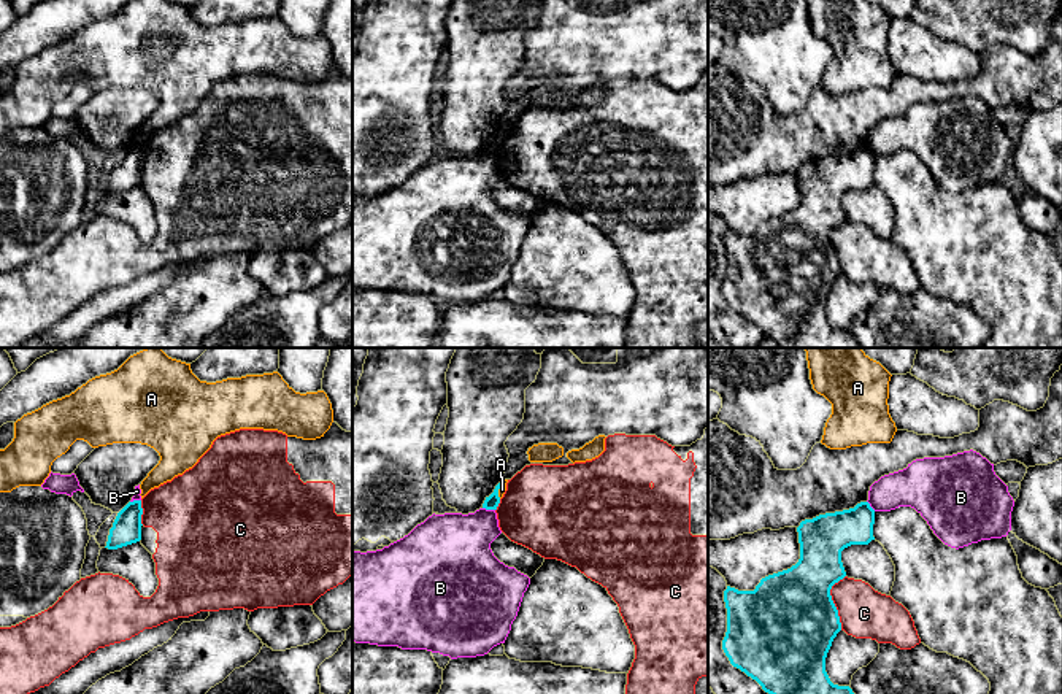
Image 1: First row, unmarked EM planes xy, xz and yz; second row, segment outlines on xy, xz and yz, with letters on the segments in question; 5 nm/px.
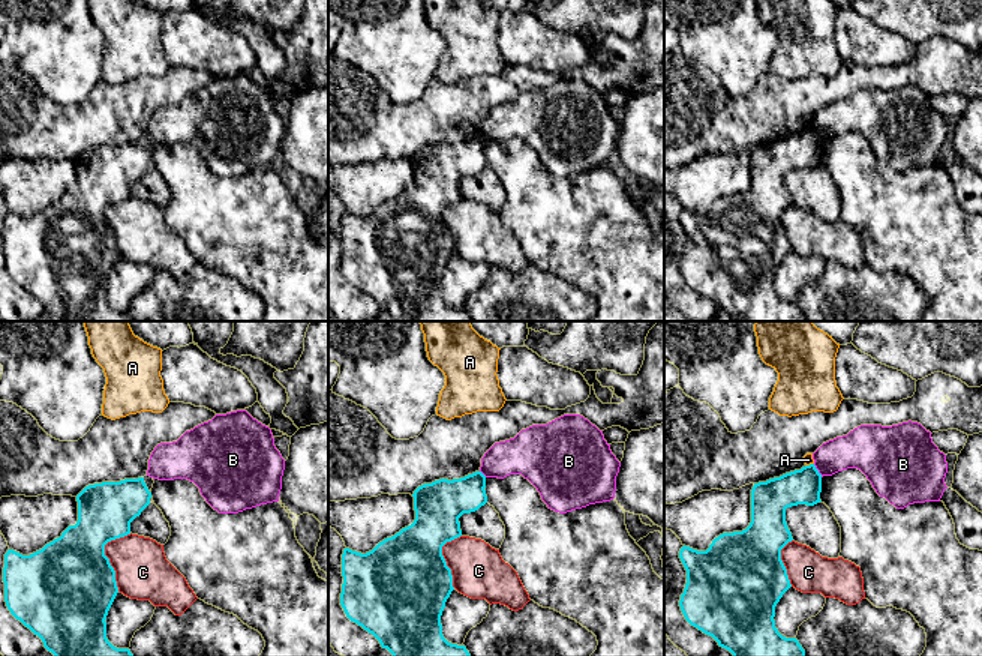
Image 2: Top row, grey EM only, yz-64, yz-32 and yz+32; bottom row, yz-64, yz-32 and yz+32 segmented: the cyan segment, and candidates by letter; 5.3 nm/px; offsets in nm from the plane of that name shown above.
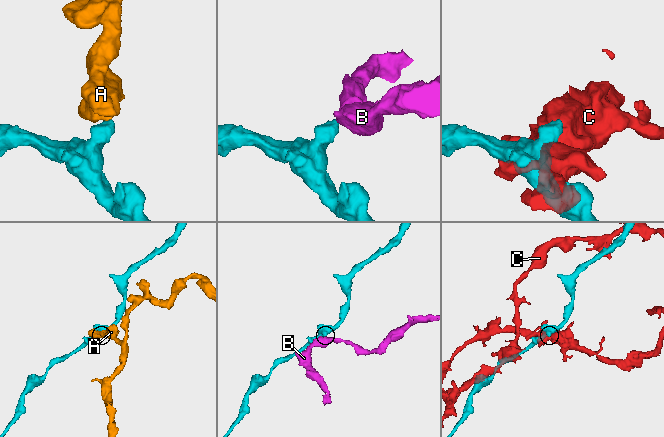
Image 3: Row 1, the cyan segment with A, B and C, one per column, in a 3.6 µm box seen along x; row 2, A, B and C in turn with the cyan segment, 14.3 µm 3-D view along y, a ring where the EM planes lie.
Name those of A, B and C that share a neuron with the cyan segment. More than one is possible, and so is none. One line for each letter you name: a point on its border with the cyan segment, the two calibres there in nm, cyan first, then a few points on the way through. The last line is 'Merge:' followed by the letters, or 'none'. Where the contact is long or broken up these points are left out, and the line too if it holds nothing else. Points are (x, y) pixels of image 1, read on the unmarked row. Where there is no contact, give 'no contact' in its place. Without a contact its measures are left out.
Merge: none

